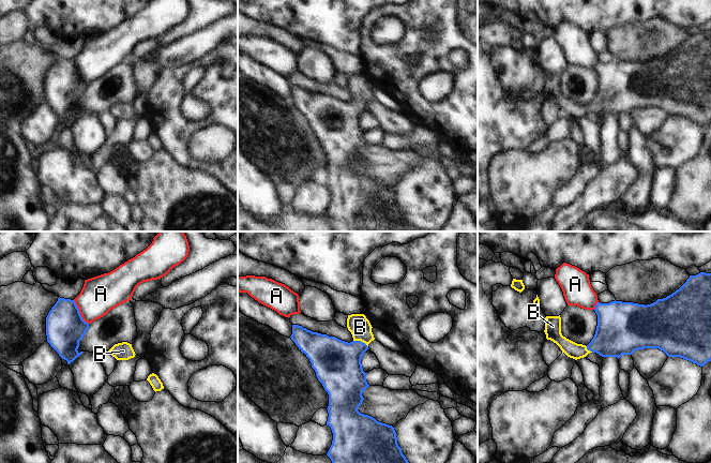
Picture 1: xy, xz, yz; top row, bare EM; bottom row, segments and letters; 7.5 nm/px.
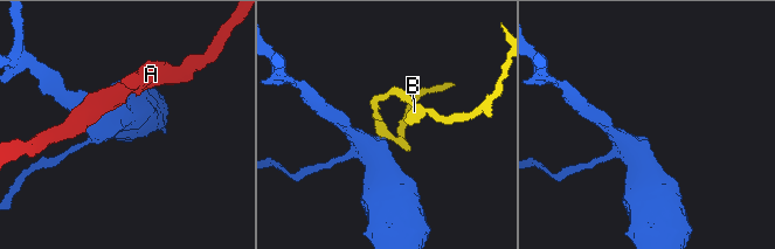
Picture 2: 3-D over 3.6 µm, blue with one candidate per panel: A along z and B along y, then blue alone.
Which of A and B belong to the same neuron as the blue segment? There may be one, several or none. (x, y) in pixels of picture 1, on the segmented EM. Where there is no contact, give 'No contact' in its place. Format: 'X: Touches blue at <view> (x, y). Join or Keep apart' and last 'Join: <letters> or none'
A: Touches blue at xy (78, 312). Keep apart
B: Touches blue at xz (360, 341). Join
Join: B

